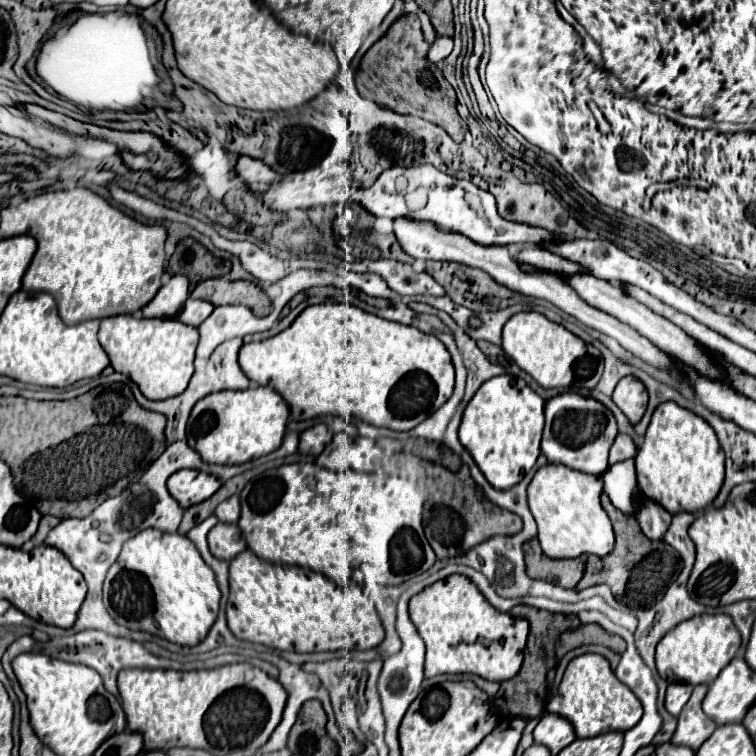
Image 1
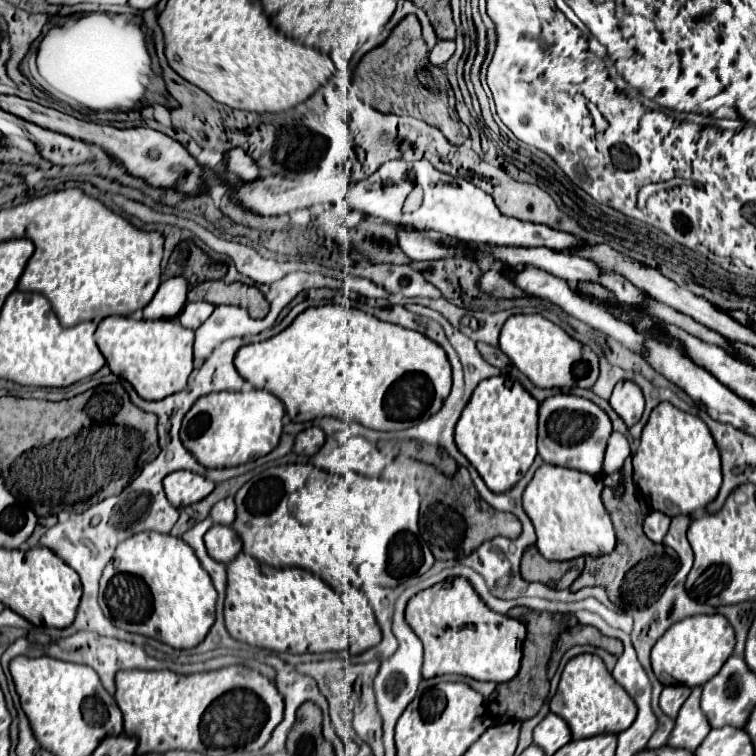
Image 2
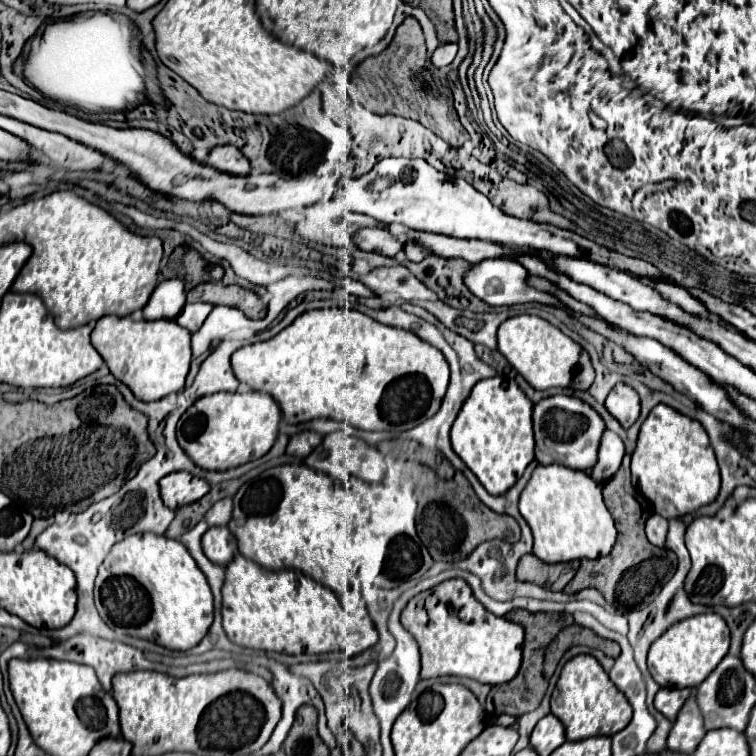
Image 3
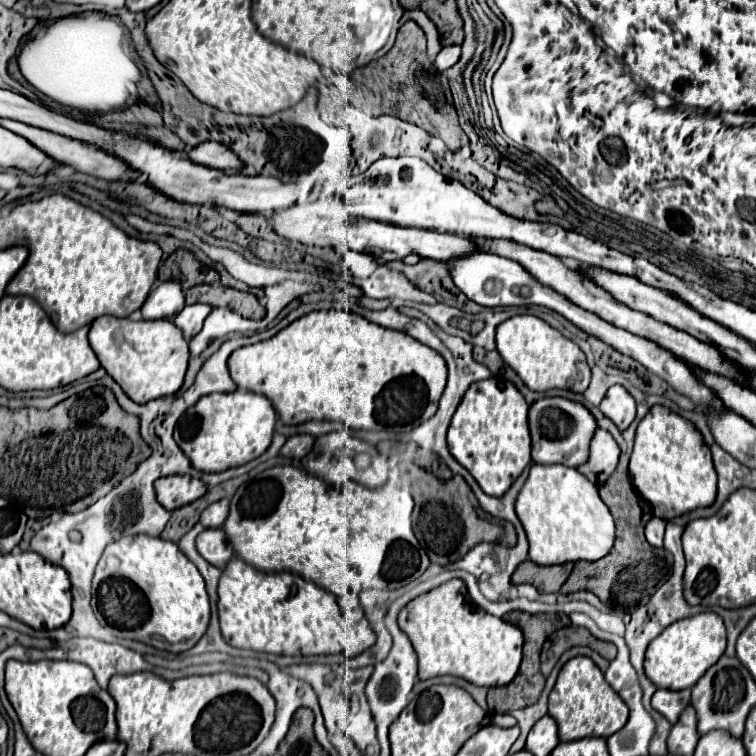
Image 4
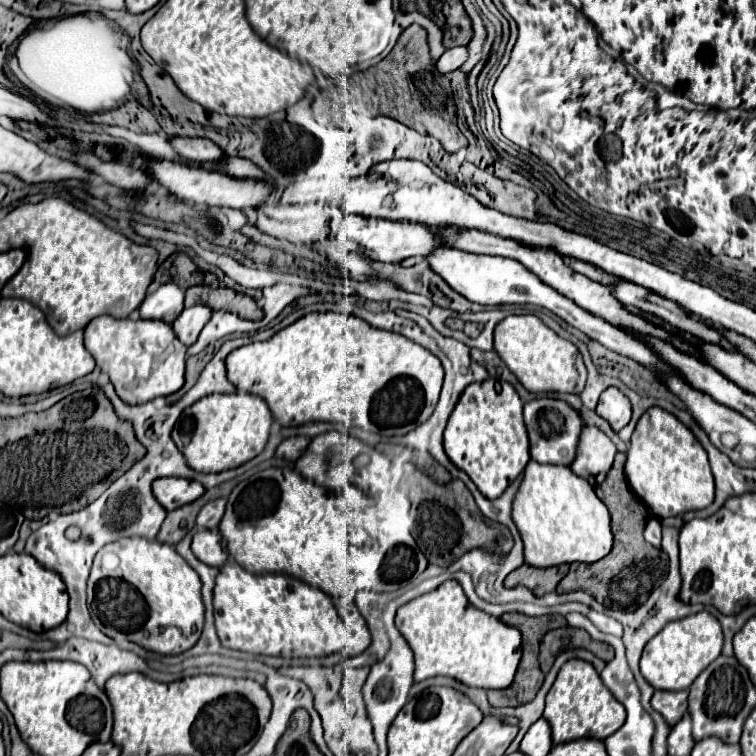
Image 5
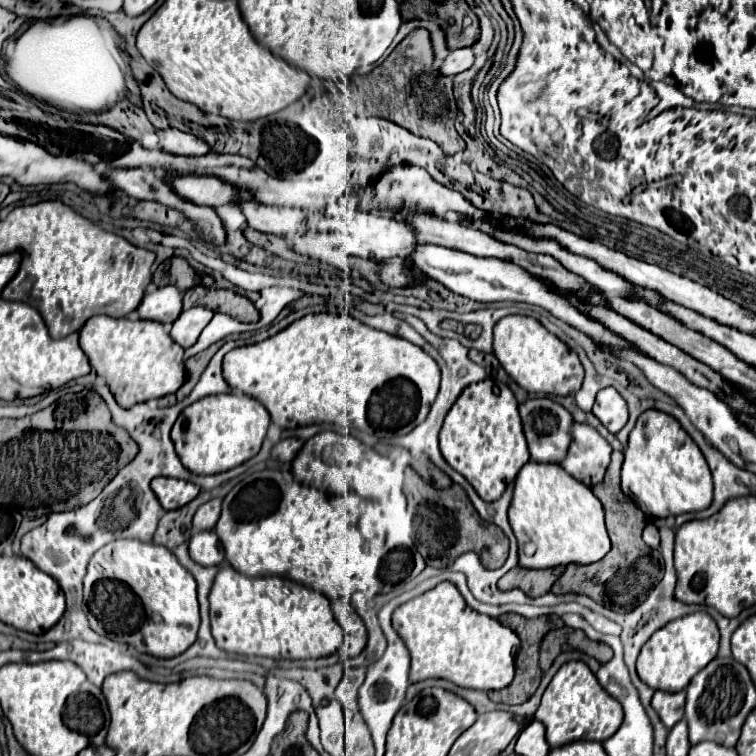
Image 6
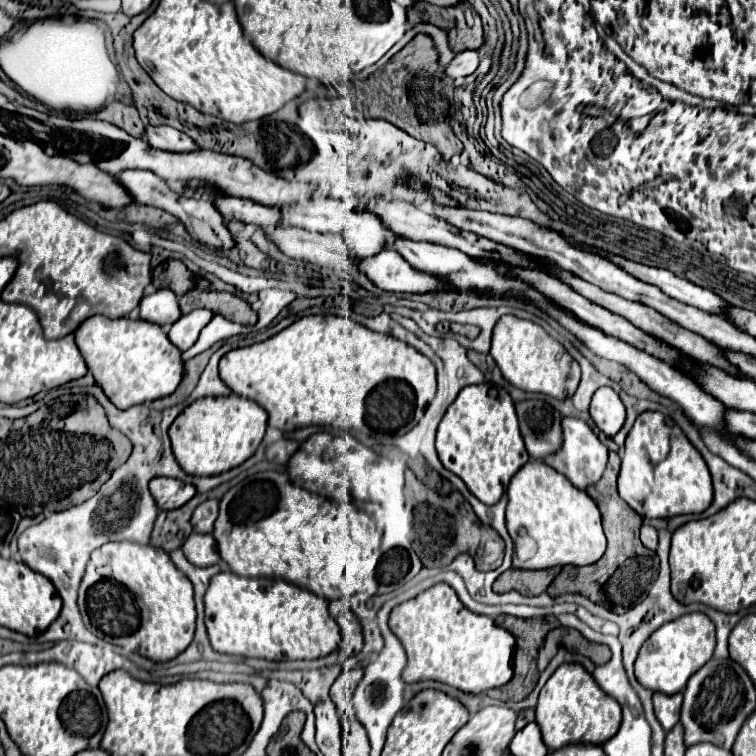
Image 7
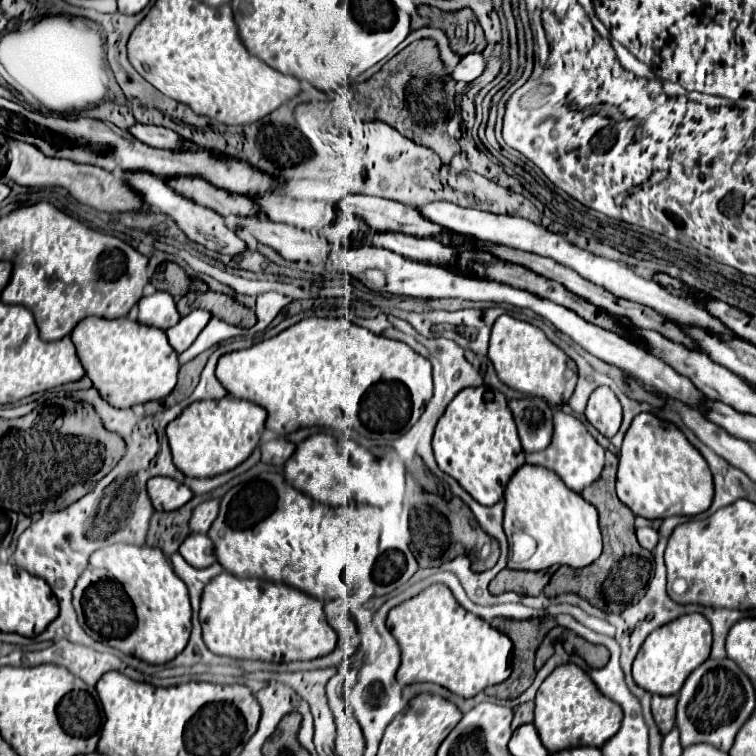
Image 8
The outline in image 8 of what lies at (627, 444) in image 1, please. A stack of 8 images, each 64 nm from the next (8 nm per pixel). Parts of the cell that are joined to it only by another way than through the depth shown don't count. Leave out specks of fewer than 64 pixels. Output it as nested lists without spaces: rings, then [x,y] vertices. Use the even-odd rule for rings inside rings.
[[[558,412],[554,414],[554,438],[550,446],[544,452],[526,454],[526,462],[554,470],[564,480],[564,484],[568,484],[568,488],[582,492],[588,484],[594,484],[600,478],[600,472],[604,468],[604,448],[592,438],[592,434],[578,418]]]

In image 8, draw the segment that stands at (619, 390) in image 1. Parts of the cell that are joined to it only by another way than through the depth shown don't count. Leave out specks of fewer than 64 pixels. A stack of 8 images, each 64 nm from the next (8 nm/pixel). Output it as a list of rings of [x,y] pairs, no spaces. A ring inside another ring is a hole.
[[[600,386],[592,392],[584,414],[588,422],[606,438],[612,438],[622,424],[622,406],[608,386]]]

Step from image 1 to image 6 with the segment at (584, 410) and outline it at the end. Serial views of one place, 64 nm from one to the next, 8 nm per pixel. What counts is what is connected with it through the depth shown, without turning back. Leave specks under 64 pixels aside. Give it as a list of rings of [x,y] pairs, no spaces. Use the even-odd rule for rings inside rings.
[[[534,398],[520,404],[520,416],[522,416],[522,426],[524,426],[532,460],[544,462],[544,464],[558,464],[558,460],[564,460],[568,452],[568,444],[572,440],[570,438],[570,430],[574,424],[572,414],[562,404],[550,398]]]

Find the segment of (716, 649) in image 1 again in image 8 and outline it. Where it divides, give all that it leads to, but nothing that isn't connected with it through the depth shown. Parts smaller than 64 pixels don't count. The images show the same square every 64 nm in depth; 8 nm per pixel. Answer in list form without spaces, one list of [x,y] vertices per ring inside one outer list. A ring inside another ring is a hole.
[[[686,614],[680,616],[658,630],[654,630],[642,644],[634,666],[632,676],[636,684],[652,694],[670,696],[678,694],[684,680],[704,662],[708,660],[712,650],[712,626],[702,614]]]

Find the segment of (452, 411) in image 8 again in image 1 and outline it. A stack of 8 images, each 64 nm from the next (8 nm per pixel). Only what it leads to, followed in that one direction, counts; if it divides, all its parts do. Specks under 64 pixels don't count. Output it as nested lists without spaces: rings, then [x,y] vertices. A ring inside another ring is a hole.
[[[502,374],[486,380],[468,402],[462,424],[460,442],[468,448],[486,480],[506,490],[518,484],[540,456],[540,440],[544,430],[544,398],[540,398],[522,378]]]

